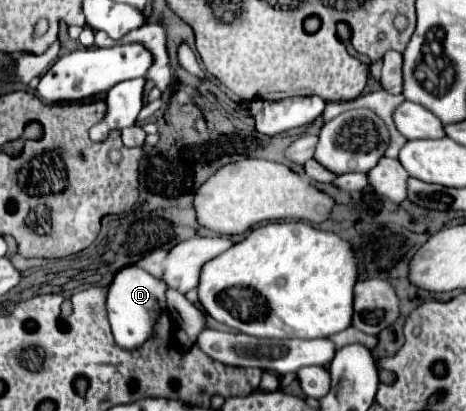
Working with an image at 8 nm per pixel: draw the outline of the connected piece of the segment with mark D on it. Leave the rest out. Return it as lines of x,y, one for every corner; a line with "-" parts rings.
124,267
122,271
118,271
110,285
106,309
116,345
134,351
156,335
156,321
160,311
168,311
164,281
148,275
146,271
140,271
138,267

